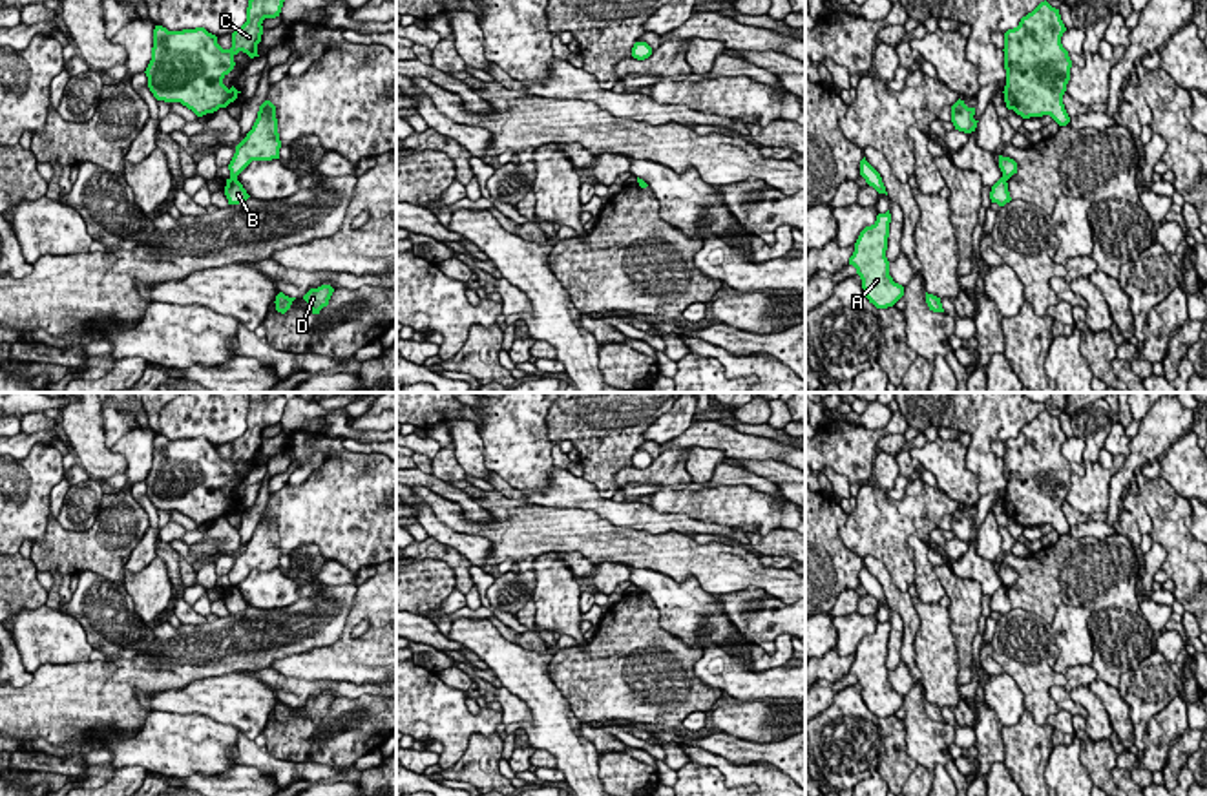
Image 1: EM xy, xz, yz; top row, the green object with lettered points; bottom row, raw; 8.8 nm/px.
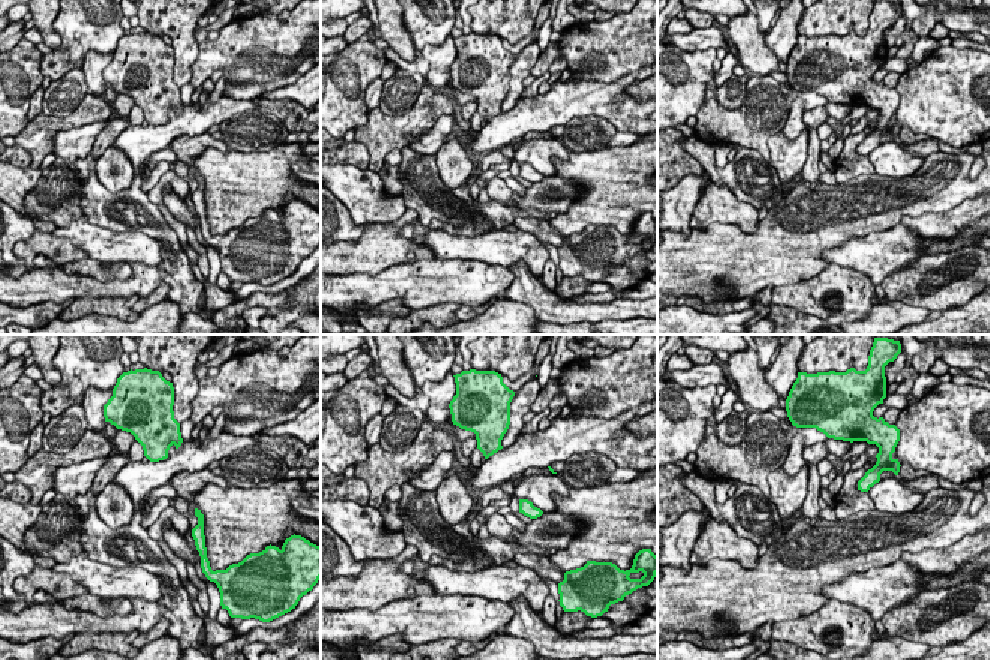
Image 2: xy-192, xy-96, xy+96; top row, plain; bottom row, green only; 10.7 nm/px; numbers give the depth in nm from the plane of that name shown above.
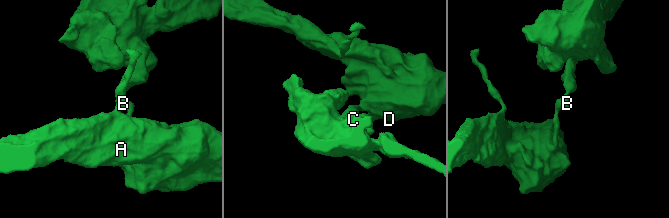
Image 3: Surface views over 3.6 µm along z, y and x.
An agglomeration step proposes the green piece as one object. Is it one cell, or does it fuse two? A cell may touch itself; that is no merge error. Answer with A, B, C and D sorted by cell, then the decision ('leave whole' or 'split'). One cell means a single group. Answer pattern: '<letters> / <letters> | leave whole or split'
A B D / C | split

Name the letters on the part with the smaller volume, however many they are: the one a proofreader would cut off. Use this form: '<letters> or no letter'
C

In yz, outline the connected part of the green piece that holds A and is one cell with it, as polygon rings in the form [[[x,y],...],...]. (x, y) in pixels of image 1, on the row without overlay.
[[[878,623],[871,635],[866,635],[849,666],[849,674],[856,677],[862,697],[869,712],[876,717],[893,716],[902,705],[904,696],[889,685],[889,670],[886,666],[891,623]]]

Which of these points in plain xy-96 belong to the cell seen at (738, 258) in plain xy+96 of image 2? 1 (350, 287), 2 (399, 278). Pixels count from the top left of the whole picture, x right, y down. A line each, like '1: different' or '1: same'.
1: different
2: different

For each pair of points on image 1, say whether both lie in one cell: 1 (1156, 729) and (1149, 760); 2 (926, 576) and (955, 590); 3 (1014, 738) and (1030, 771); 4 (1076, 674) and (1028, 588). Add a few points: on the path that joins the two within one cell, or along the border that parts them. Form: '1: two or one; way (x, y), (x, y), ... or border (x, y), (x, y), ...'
1: one; way (1156, 736), (1154, 753)
2: two; border (934, 568), (946, 594)
3: one; way (1021, 745), (1027, 751), (1027, 764)
4: two; border (1091, 665), (1098, 678)

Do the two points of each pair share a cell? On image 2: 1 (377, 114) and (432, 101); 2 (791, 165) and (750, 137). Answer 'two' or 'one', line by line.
1: one
2: two

